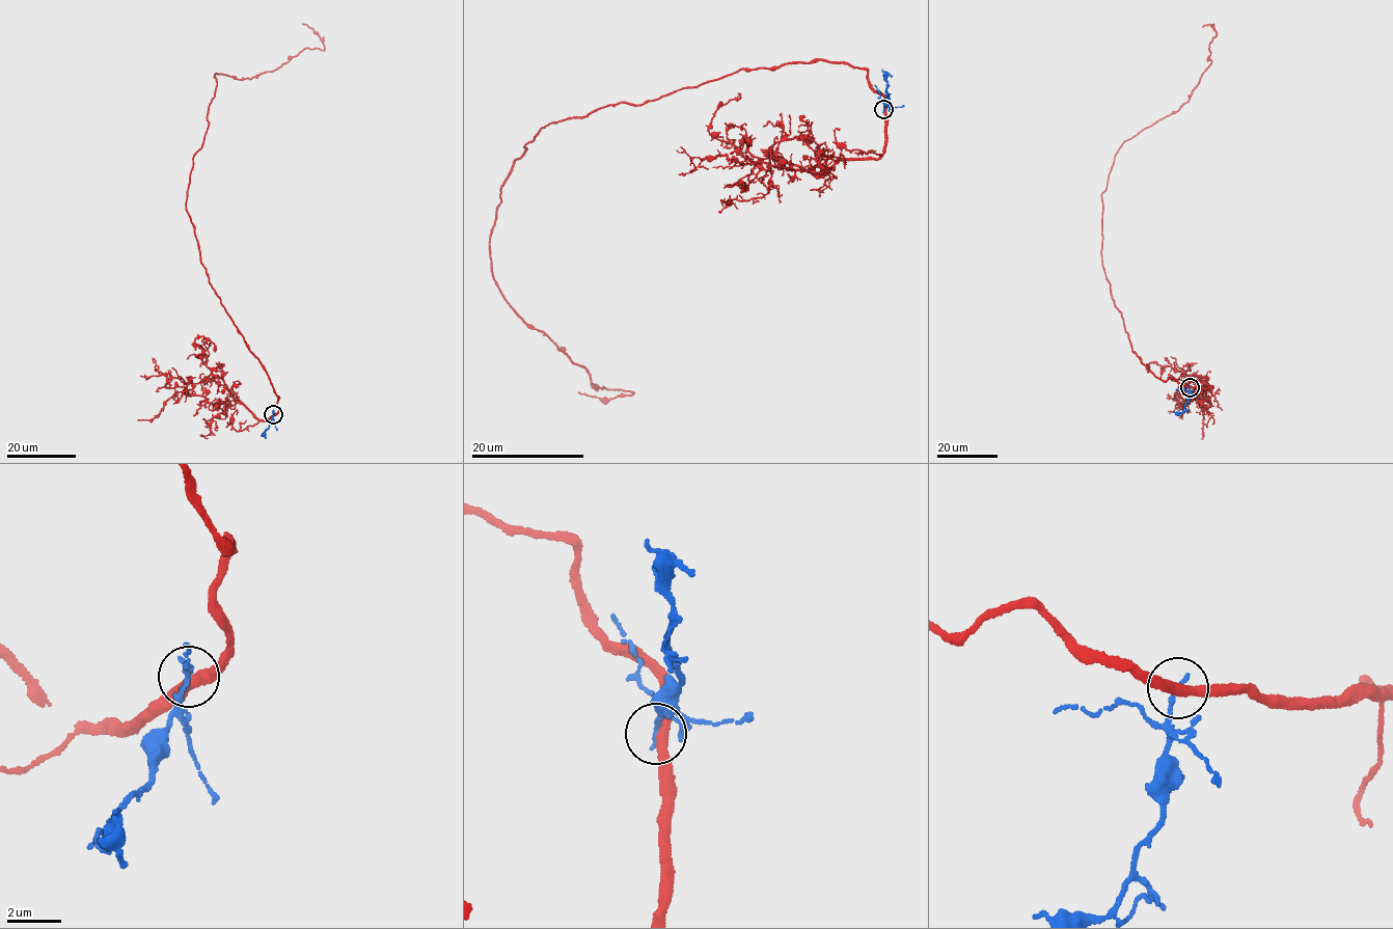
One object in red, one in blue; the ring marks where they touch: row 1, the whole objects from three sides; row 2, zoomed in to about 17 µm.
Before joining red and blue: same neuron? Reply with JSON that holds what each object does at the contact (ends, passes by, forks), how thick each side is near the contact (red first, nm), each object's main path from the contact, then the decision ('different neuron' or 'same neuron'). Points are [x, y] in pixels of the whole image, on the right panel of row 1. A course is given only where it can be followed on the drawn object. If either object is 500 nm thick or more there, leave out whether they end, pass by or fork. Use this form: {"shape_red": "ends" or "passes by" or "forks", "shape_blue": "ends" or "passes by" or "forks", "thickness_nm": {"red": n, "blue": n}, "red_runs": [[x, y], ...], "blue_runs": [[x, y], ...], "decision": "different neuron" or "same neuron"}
{"shape_red": "passes by", "shape_blue": "ends", "thickness_nm": {"red": 340, "blue": 190}, "red_runs": [[1190, 387], [1131, 350], [1104, 273], [1101, 193], [1122, 143], [1199, 83], [1217, 35], [1202, 27]], "blue_runs": [[1190, 387], [1183, 410], [1173, 412]], "decision": "different neuron"}

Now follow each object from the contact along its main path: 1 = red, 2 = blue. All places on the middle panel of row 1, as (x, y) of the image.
1: (883, 109), (866, 70), (822, 60), (535, 134), (489, 253), (526, 324), (596, 389), (633, 392), (578, 391)
2: (883, 109), (890, 98), (882, 69)

